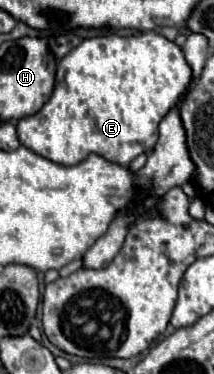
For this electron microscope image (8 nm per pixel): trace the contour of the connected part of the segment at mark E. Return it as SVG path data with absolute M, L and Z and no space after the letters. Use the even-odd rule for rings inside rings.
M141 32L129 38L105 36L82 40L75 50L57 62L55 90L49 102L37 114L17 122L17 136L25 148L61 166L79 164L89 154L101 154L111 162L127 166L139 154L153 150L159 122L177 104L181 94L187 92L189 84L189 64L185 64L181 48L157 32Z

